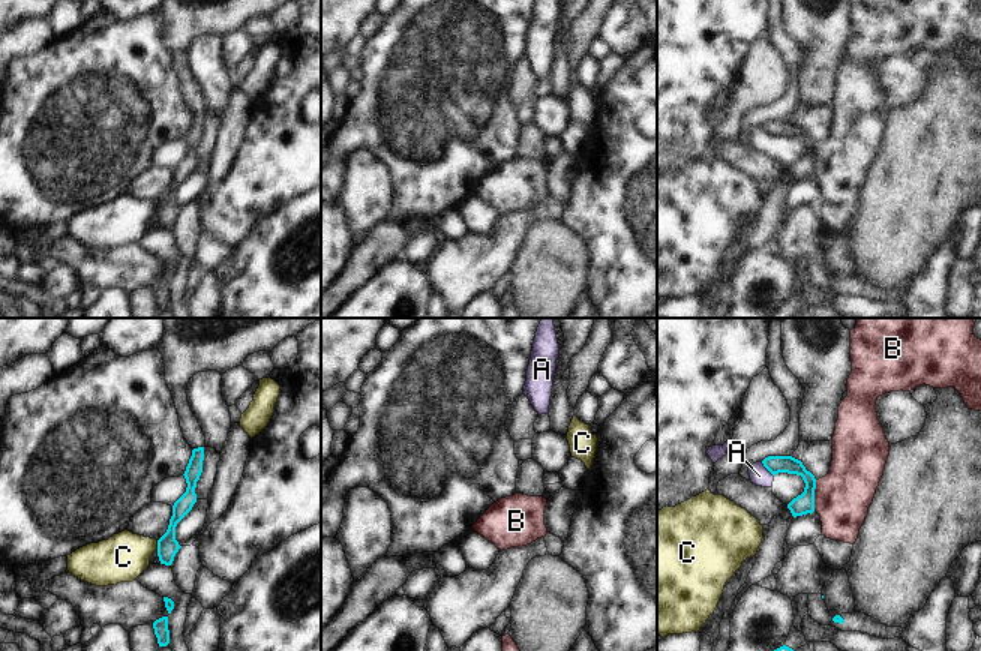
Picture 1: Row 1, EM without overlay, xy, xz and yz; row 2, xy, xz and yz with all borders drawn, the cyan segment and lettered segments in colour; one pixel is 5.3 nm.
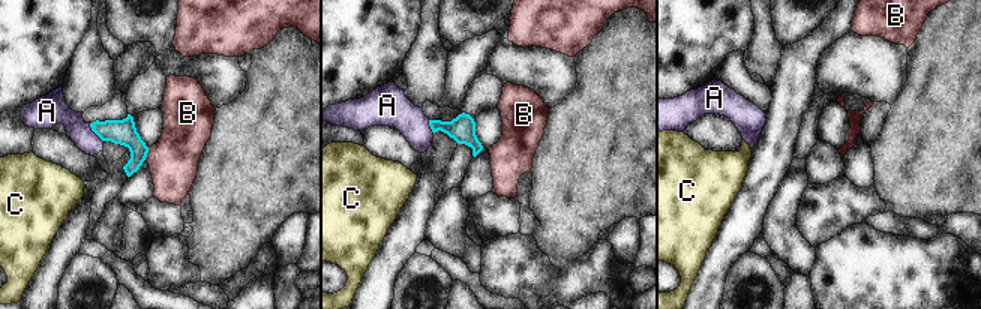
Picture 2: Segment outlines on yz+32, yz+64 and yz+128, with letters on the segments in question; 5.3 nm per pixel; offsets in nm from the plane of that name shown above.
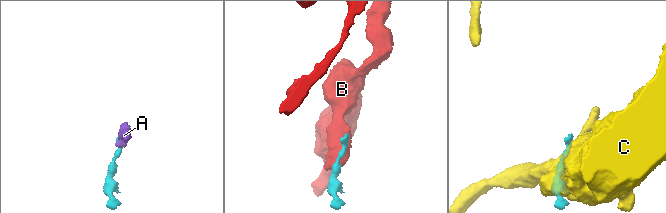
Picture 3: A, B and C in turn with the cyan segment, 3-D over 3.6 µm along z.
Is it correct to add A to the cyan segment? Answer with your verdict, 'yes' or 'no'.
no

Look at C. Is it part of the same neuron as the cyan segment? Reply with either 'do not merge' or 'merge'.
do not merge

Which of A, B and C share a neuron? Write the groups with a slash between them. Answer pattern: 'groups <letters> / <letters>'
groups A / B / C

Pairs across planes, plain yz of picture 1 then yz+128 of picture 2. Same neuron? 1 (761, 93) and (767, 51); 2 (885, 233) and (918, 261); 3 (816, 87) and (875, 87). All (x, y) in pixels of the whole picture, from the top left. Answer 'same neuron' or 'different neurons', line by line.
1: same neuron
2: different neurons
3: different neurons

